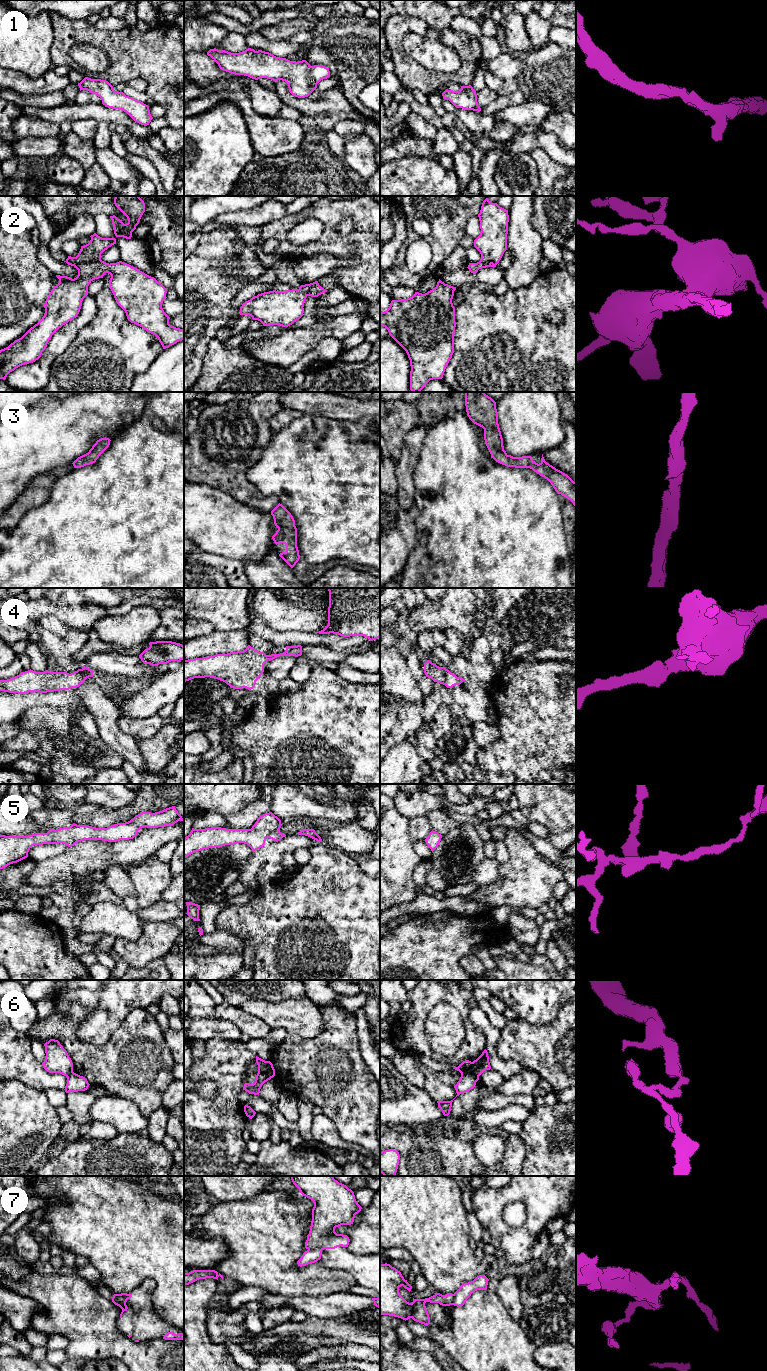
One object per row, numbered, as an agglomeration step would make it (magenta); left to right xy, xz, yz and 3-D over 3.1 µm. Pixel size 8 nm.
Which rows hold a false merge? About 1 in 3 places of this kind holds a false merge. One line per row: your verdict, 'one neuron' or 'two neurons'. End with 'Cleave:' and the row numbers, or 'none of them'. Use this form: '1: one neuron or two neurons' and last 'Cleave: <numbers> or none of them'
1: one neuron
2: one neuron
3: one neuron
4: one neuron
5: one neuron
6: two neurons
7: two neurons
Cleave: 6, 7

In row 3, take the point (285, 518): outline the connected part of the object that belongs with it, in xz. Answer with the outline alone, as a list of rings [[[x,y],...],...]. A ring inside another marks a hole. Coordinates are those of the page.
[[[280,503],[271,511],[271,515],[275,526],[278,528],[272,536],[273,541],[276,545],[280,543],[286,545],[286,551],[280,553],[279,556],[293,568],[300,559],[295,520],[291,513]]]

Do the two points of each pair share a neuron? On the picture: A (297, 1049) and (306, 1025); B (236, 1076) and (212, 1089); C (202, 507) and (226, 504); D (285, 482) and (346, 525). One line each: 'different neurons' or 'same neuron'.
A: different neurons
B: different neurons
C: same neuron
D: same neuron

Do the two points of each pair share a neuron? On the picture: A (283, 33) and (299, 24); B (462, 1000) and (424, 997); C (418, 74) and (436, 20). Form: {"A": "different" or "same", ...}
{"A": "same", "B": "same", "C": "different"}

